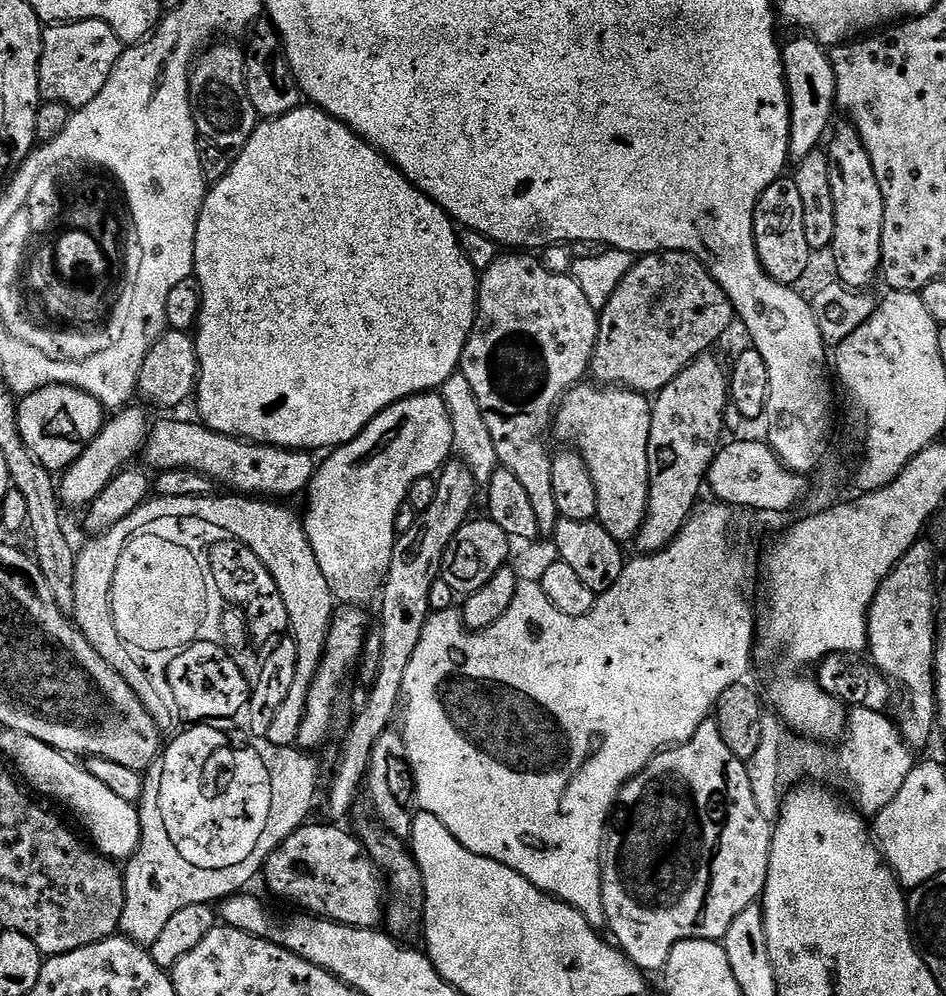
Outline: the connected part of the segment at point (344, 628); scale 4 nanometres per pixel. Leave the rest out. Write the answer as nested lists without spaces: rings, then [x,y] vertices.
[[[344,606],[332,617],[324,657],[320,660],[318,670],[314,674],[314,682],[308,691],[308,707],[304,710],[302,726],[298,726],[296,744],[301,749],[320,748],[332,736],[332,727],[336,724],[336,707],[344,696],[348,675],[353,675],[354,666],[359,664],[363,653],[365,631],[370,624],[370,620],[364,617],[364,612],[365,609],[360,606]]]

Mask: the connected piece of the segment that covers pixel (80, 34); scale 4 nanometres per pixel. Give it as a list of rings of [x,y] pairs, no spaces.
[[[73,20],[70,24],[53,24],[44,28],[44,53],[40,59],[40,95],[50,103],[62,103],[69,110],[79,110],[94,98],[98,90],[106,86],[106,78],[118,62],[122,45],[114,30],[101,20]]]

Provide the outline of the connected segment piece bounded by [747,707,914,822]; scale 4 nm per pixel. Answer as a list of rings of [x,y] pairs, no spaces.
[[[853,707],[847,713],[846,731],[838,746],[825,746],[801,738],[789,729],[779,715],[764,715],[762,742],[758,742],[758,750],[754,758],[747,761],[747,766],[750,790],[754,790],[754,802],[758,802],[758,810],[762,810],[766,819],[775,821],[780,815],[780,805],[786,793],[805,778],[827,782],[829,785],[837,784],[832,786],[841,793],[848,792],[847,799],[865,818],[874,818],[882,809],[890,806],[890,802],[894,802],[894,797],[898,795],[898,790],[902,790],[906,778],[910,778],[910,770],[914,767],[913,749],[905,744],[897,721],[892,721],[884,712]]]

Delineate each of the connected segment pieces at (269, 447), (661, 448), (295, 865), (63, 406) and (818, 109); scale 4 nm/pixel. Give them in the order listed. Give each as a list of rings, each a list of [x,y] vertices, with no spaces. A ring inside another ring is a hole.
[[[160,420],[151,425],[142,448],[143,463],[157,473],[175,468],[188,468],[209,476],[217,485],[225,484],[236,494],[251,494],[256,498],[284,498],[305,491],[318,464],[313,453],[295,448],[276,448],[273,444],[251,444],[235,436],[212,432],[205,424],[188,420]]]
[[[697,356],[672,381],[655,393],[650,422],[650,494],[646,518],[634,541],[637,553],[660,552],[682,530],[698,507],[700,487],[706,484],[708,467],[721,447],[724,407],[729,407],[729,373],[712,357]]]
[[[313,822],[305,823],[303,827],[297,829],[296,832],[290,834],[288,838],[281,845],[279,845],[271,854],[268,856],[268,860],[265,861],[262,869],[262,880],[264,876],[264,884],[273,892],[276,896],[281,896],[284,900],[289,900],[292,904],[297,904],[297,909],[303,910],[305,913],[311,914],[317,918],[323,918],[326,920],[333,920],[339,924],[349,924],[355,928],[376,928],[379,925],[380,912],[382,916],[382,905],[386,900],[386,888],[380,885],[382,881],[381,873],[378,871],[375,864],[368,859],[363,845],[355,835],[352,836],[348,832],[343,832],[340,826],[337,826],[332,822],[323,822],[324,824],[312,824]]]
[[[56,384],[23,397],[18,404],[16,422],[32,457],[56,474],[67,470],[100,433],[106,423],[106,409],[83,390]]]
[[[800,34],[797,37],[797,40],[792,40],[789,44],[785,43],[782,48],[784,81],[788,87],[790,106],[788,154],[796,162],[821,147],[822,141],[830,132],[828,123],[832,120],[832,112],[837,111],[836,79],[832,60],[825,45],[819,44],[807,34]]]

